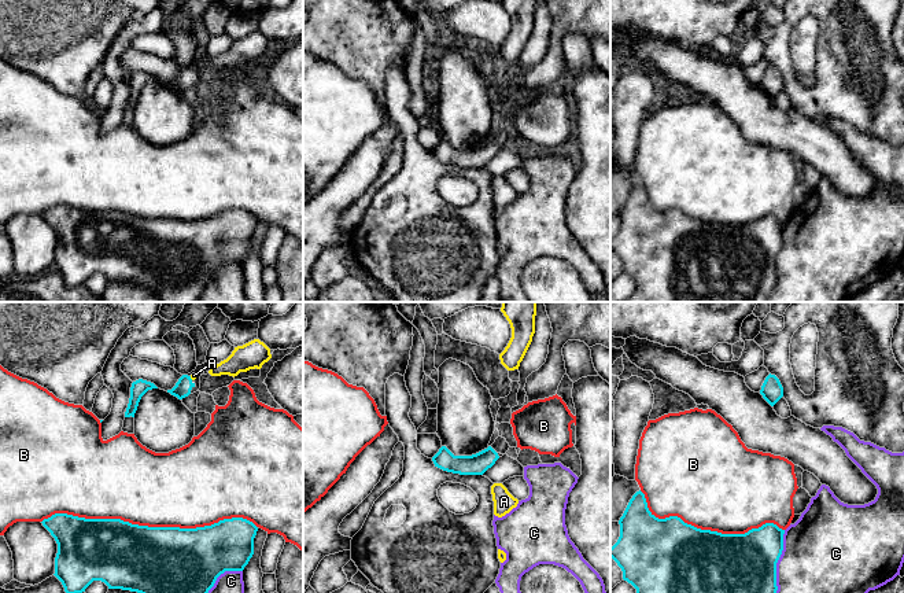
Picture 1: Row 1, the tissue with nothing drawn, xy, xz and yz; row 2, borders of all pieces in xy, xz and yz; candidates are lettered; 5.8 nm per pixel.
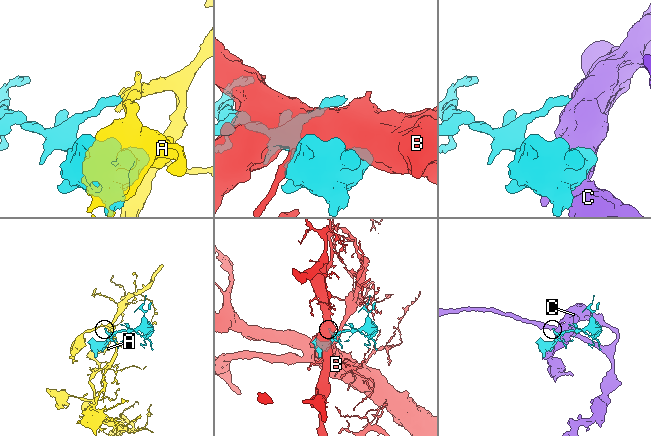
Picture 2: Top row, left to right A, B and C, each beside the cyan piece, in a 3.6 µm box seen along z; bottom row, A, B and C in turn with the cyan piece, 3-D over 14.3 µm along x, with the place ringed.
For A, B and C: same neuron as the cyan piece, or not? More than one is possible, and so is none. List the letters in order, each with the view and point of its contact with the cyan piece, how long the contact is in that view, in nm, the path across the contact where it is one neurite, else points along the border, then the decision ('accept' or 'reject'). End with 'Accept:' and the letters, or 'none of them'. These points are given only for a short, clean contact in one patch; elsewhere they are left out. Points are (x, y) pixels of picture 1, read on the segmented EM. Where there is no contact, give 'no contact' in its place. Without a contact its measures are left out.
A: xy (189, 378) | 30 nm | across xy (183, 387), (189, 378), (194, 375) | accept
B: xy (150, 527) | 1250 nm | reject
C: yz (777, 562) | 380 nm | reject
Accept: A

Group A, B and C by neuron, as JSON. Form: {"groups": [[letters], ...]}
{"groups": [["A"], ["B"], ["C"]]}

